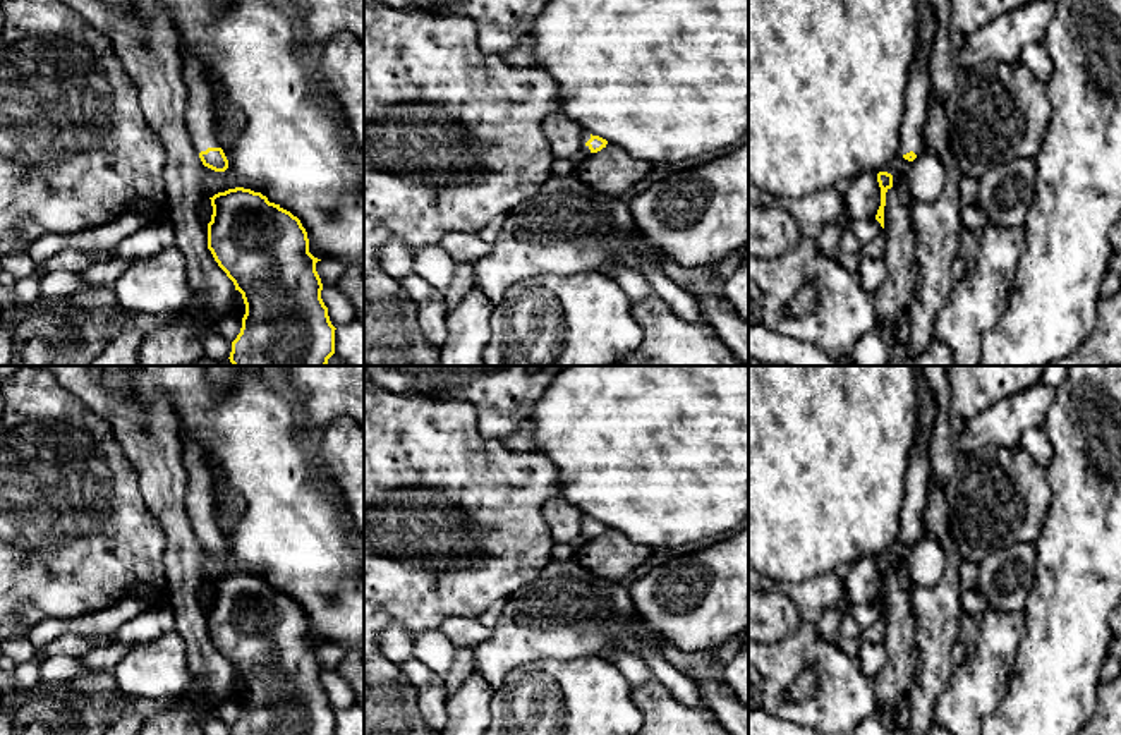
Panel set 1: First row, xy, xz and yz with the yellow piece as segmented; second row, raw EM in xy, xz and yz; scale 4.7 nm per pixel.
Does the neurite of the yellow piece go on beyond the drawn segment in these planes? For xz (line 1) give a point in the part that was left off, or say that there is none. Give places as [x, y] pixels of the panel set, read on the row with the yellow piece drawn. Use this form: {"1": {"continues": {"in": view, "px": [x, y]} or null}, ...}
{"1": {"continues": {"in": "xz", "px": [584, 150]}}}

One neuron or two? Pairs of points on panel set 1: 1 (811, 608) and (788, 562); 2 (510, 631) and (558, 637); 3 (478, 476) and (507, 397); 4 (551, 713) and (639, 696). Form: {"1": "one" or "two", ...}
{"1": "two", "2": "one", "3": "two", "4": "two"}

